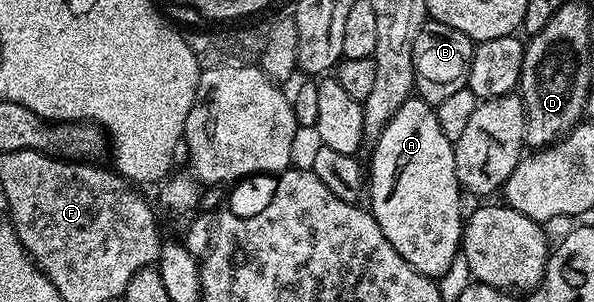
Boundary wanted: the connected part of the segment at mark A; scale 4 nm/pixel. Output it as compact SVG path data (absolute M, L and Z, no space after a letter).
M410 98L398 108L398 114L386 122L382 134L374 141L372 172L370 168L370 211L378 222L382 234L410 262L414 270L424 276L439 278L450 269L451 263L462 248L462 219L458 214L458 196L461 190L454 166L456 153L453 141L442 134L433 105L427 99Z

